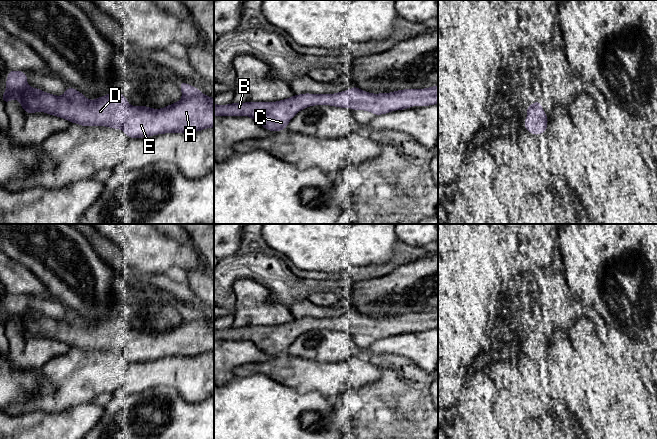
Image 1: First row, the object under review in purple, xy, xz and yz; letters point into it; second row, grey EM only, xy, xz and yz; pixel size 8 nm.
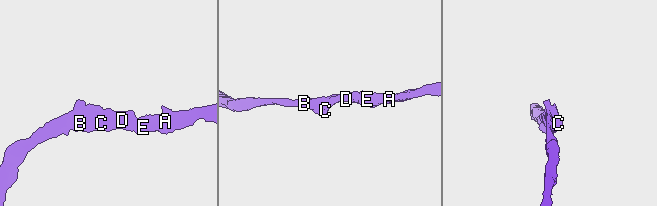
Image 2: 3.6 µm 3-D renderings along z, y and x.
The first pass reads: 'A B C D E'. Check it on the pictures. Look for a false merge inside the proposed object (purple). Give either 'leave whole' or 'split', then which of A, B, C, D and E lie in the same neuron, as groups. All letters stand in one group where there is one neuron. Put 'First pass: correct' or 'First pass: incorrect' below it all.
leave whole; A B C D E
First pass: correct

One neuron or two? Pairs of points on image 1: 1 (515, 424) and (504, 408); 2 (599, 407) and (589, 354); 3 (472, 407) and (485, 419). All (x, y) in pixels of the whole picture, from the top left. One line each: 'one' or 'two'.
1: one
2: one
3: one

